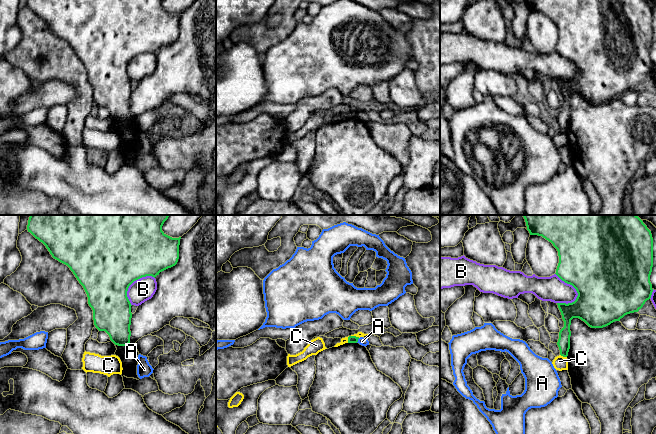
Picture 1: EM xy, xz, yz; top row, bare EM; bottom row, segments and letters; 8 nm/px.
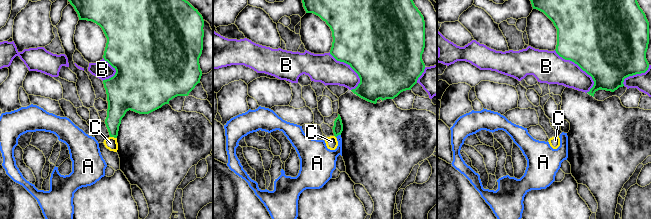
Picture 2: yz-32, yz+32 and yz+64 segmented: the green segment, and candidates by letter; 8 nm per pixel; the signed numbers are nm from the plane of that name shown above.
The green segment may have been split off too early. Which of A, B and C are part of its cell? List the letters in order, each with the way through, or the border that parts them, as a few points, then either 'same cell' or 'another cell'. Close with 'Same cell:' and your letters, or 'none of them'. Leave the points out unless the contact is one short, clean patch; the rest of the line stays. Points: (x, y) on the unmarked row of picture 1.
A: along xz (359, 114), (356, 118) | another cell
B: another cell
C: along xz (349, 112), (347, 118) | another cell
Same cell: none of them

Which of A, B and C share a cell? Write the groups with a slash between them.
A / B / C

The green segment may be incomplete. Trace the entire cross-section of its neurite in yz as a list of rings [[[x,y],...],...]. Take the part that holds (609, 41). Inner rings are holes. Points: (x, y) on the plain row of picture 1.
[[[526,0],[526,2],[530,11],[542,12],[557,25],[559,39],[555,50],[565,59],[572,61],[578,69],[572,79],[557,79],[564,97],[557,118],[561,132],[568,132],[570,101],[573,94],[581,95],[591,104],[603,104],[620,97],[627,90],[638,88],[651,74],[653,14],[645,0]]]

